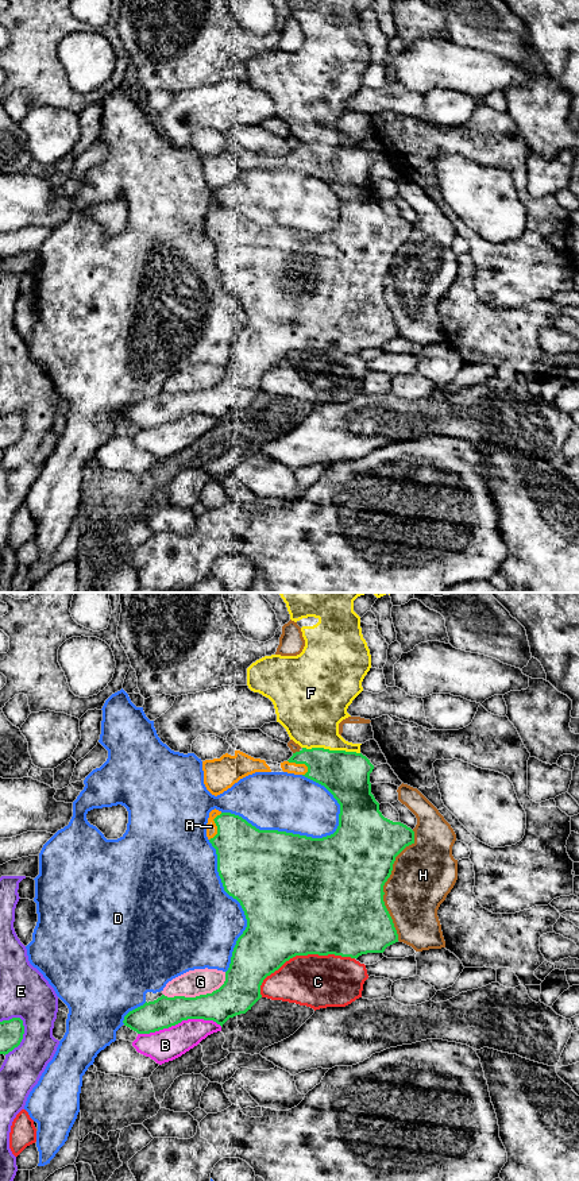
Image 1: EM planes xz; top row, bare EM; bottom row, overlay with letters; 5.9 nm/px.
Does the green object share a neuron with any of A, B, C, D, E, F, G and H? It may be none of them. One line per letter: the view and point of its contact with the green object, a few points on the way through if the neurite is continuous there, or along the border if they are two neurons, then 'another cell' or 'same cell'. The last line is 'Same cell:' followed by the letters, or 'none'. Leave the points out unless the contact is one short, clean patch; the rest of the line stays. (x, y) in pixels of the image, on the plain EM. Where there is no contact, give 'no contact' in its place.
A: xz (216, 220) | same cell
B: xz (180, 417) | another cell
C: xz (301, 350) | another cell
D: xz (290, 228) | another cell
E: xz (22, 433) | another cell
F: xz (331, 146) | across xz (346, 170), (331, 154), (331, 146), (319, 134), (311, 110) | same cell
G: xz (200, 390) | another cell
H: xz (383, 280) | another cell
Same cell: A, F

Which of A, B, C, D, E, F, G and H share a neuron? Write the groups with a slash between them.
A F / B / C / D / E / G / H

